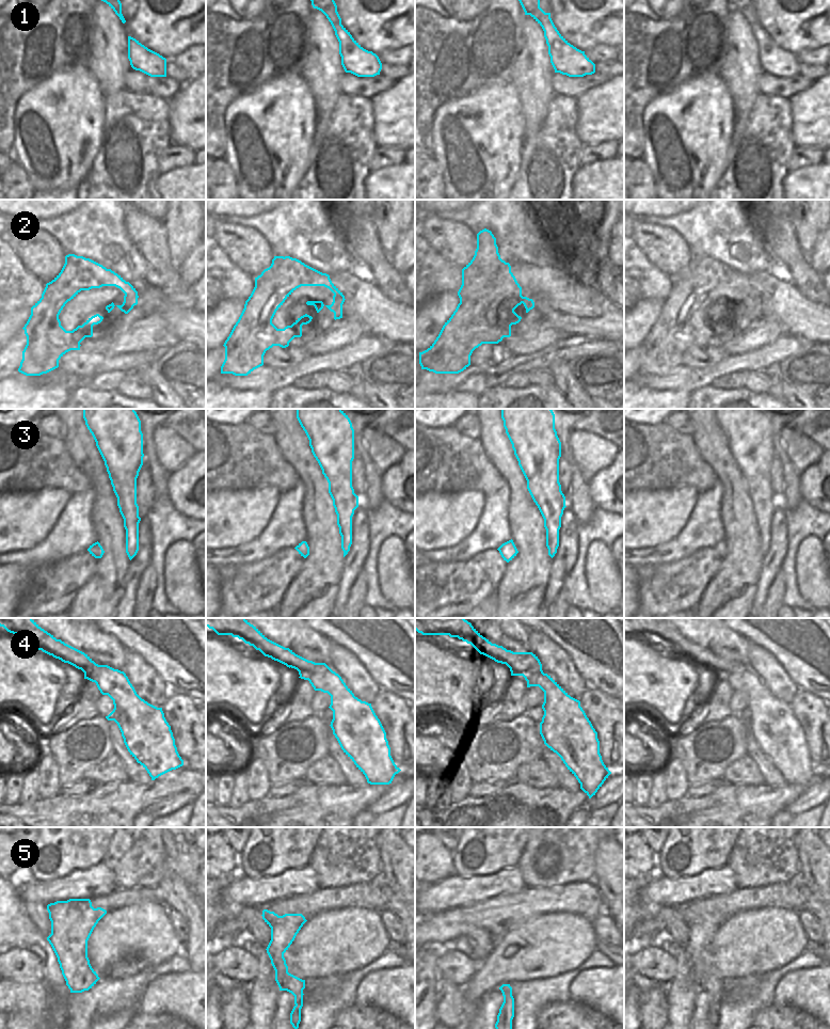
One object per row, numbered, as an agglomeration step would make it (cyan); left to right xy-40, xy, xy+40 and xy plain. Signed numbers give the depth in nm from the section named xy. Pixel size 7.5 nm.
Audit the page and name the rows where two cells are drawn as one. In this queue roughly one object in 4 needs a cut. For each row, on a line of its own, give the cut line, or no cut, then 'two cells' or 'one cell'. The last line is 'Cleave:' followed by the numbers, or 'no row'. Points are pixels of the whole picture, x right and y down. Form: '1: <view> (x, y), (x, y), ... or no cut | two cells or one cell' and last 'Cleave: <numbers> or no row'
1: no cut | one cell
2: xy+40 (500, 258), (496, 276), (473, 298), (465, 298), (460, 302) | two cells
3: no cut | one cell
4: xy (330, 668), (300, 676) | two cells
5: no cut | one cell
Cleave: 2, 4

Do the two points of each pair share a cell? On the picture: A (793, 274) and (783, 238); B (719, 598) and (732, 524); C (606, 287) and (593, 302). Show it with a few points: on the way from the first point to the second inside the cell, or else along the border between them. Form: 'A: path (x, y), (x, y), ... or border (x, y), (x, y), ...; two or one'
A: path (792, 266), (787, 262), (783, 247); one
B: path (735, 580), (735, 542); one
C: border (577, 282), (592, 285), (612, 303); two

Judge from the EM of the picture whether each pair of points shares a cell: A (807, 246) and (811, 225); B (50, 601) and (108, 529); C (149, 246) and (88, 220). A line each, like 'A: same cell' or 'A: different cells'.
A: same cell
B: different cells
C: different cells

